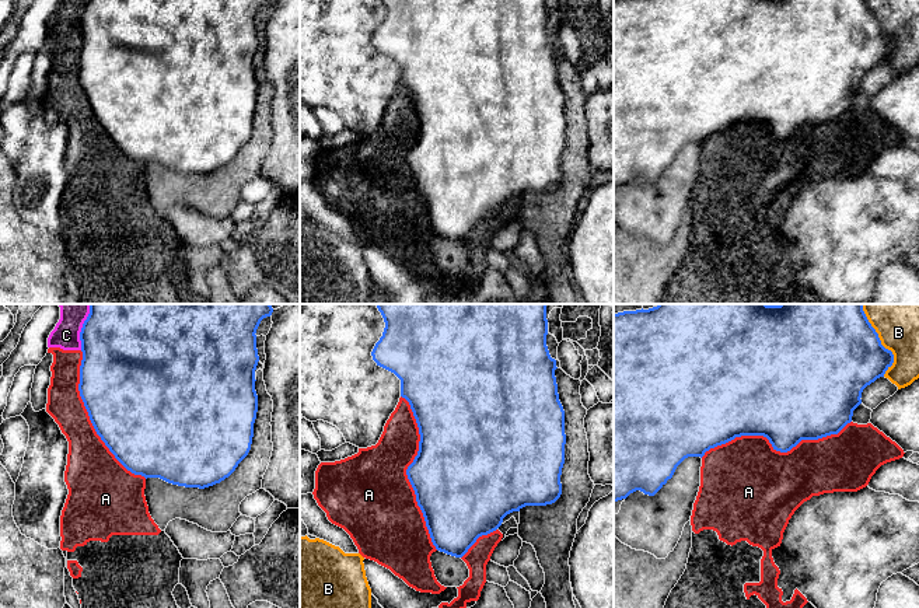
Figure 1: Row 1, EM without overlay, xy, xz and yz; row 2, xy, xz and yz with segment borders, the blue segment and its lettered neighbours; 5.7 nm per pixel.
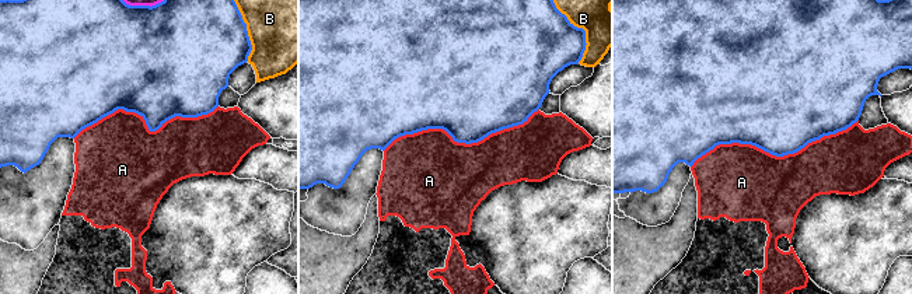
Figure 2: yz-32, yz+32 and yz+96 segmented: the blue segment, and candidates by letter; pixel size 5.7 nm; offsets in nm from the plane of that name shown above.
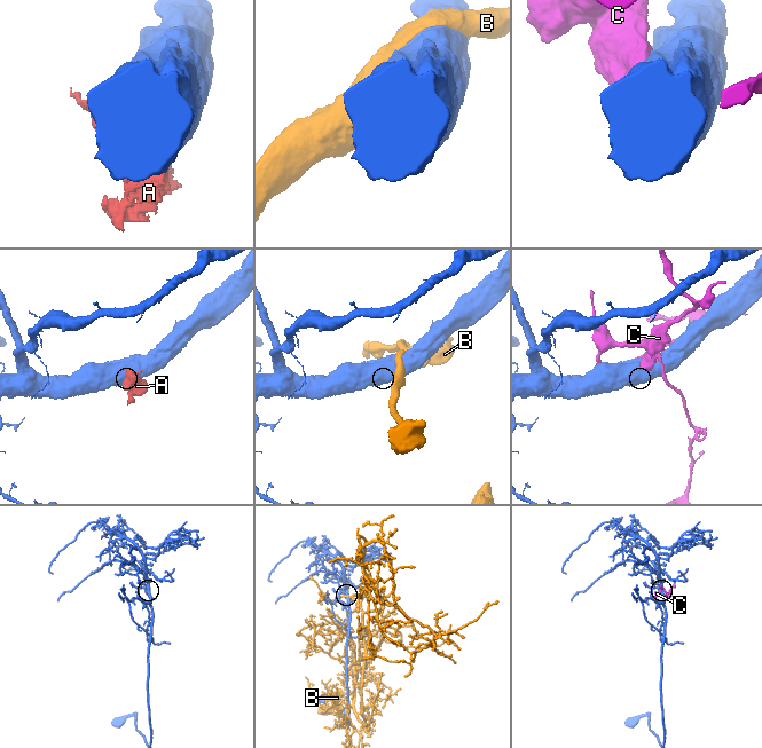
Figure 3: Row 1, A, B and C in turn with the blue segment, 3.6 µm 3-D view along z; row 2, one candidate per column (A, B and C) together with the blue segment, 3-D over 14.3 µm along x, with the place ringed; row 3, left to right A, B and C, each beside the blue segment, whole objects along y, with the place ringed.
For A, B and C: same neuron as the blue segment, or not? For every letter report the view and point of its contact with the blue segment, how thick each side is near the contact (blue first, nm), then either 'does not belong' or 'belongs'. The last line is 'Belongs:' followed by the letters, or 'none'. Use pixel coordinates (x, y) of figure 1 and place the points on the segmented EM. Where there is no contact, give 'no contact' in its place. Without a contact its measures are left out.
A: meets blue in xz at (406, 472); 460 nm thick on the blue side, 480 nm on the other; does not belong
B: meets blue in yz at (880, 341); 480 nm thick on the blue side, 320 nm on the other; does not belong
C: meets blue in xy at (83, 327); 500 nm thick on the blue side, 180 nm on the other; does not belong
Belongs: none

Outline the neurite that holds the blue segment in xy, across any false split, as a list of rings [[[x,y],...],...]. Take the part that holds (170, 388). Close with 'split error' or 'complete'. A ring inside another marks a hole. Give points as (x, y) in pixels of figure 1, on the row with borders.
[[[90,304],[80,332],[83,360],[78,391],[97,434],[127,471],[146,479],[160,478],[172,485],[199,489],[220,483],[235,471],[251,450],[258,412],[255,370],[259,356],[255,333],[261,321],[272,312],[270,304]]]; complete

